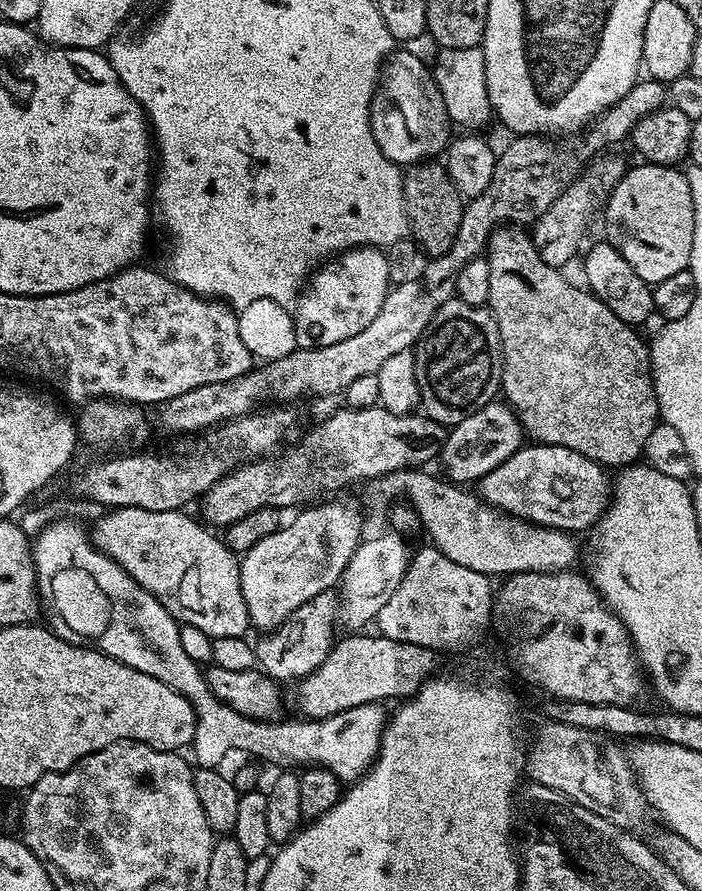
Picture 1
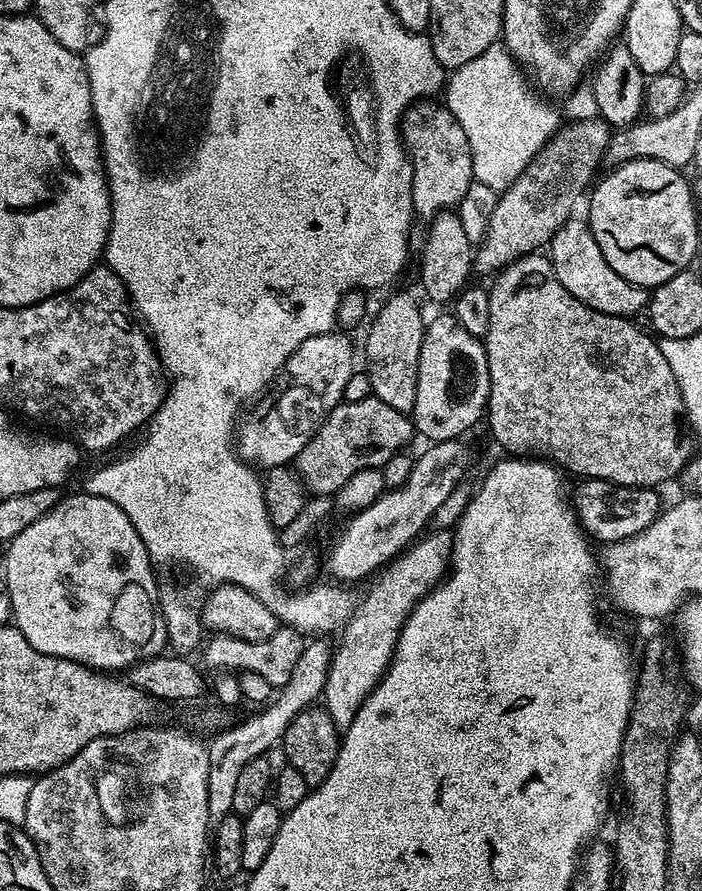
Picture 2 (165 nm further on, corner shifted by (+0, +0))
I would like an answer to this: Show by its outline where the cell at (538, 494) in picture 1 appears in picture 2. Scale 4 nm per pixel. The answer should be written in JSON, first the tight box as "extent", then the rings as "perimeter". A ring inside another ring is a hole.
{"extent":[570,479,662,546],"perimeter":[[[581,479],[570,496],[570,503],[576,509],[580,527],[593,541],[601,540],[607,546],[637,536],[652,525],[662,511],[659,491],[656,488],[631,488],[621,484],[611,484],[605,480]]]}

